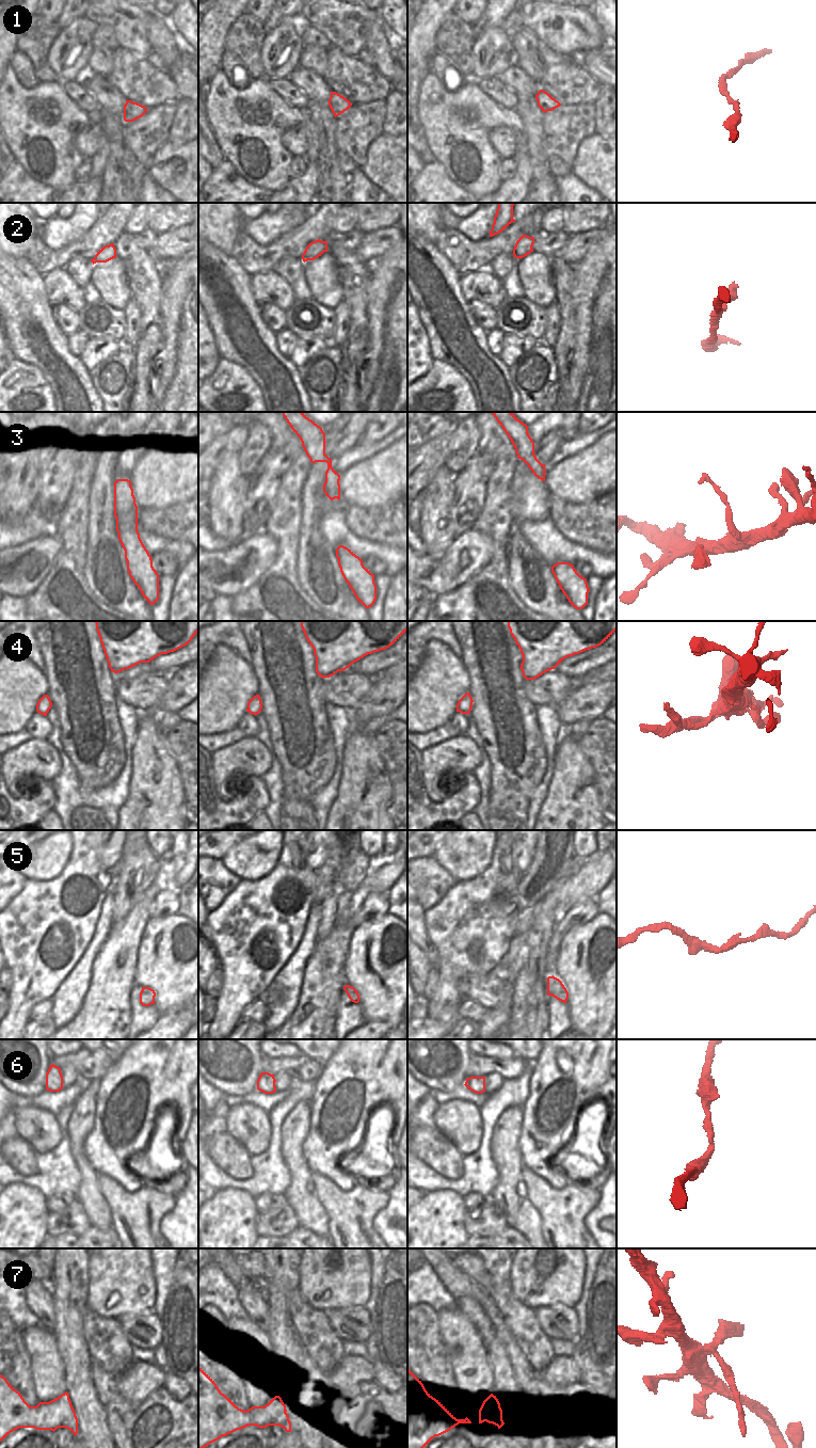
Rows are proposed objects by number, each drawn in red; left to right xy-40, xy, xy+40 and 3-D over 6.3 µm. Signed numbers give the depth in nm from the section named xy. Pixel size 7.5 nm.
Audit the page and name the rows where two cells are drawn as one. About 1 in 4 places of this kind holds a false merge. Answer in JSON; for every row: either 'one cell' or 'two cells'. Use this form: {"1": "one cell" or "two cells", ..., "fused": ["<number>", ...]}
{"1": "one cell", "2": "two cells", "3": "two cells", "4": "two cells", "5": "one cell", "6": "one cell", "7": "two cells", "fused": ["2", "3", "4", "7"]}

